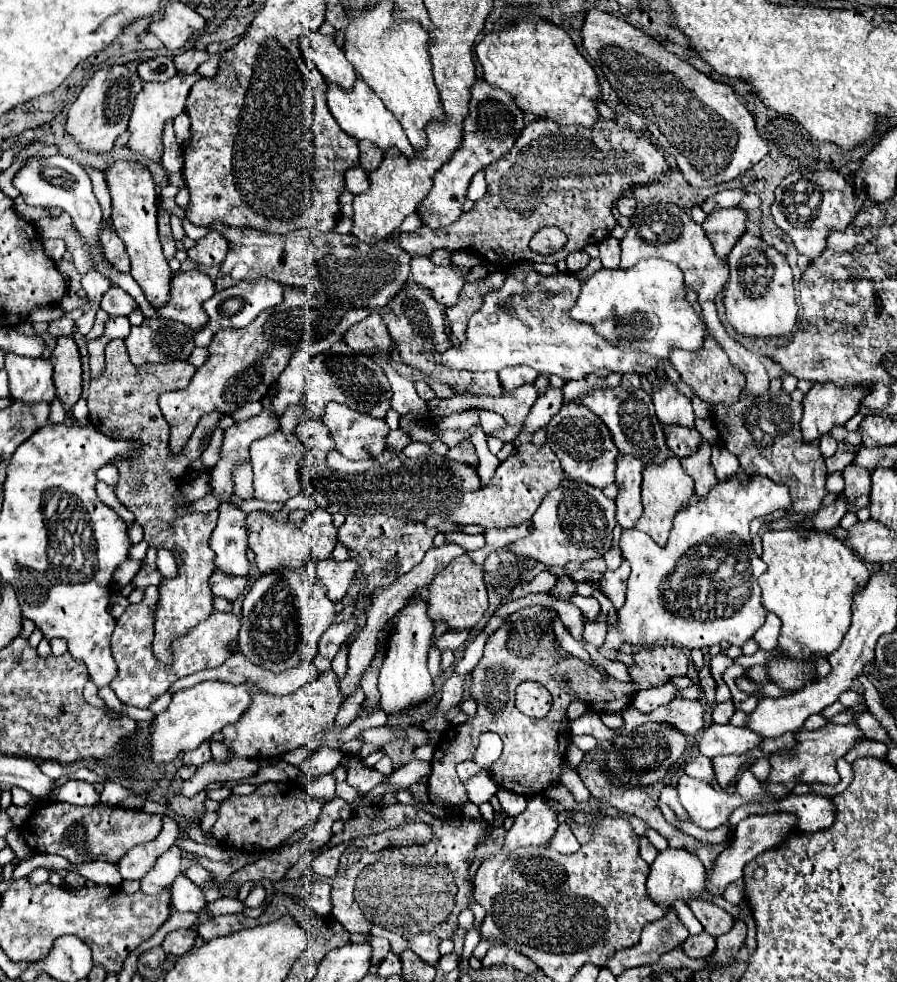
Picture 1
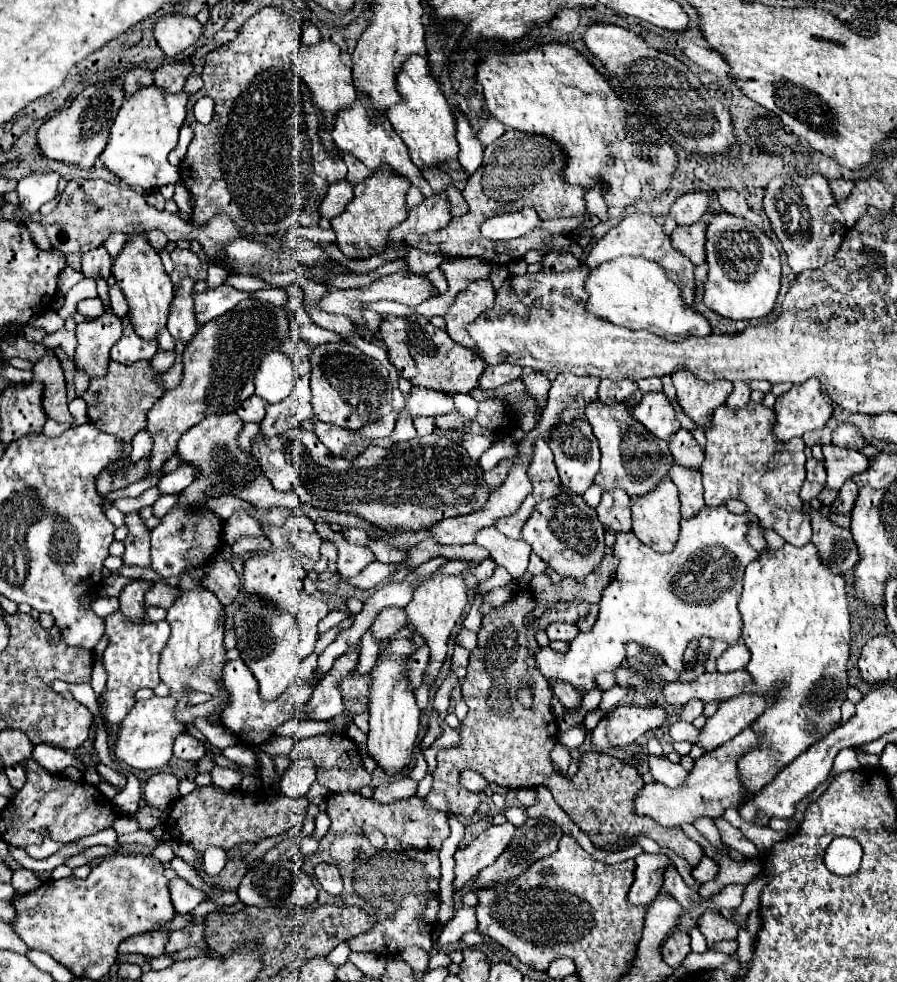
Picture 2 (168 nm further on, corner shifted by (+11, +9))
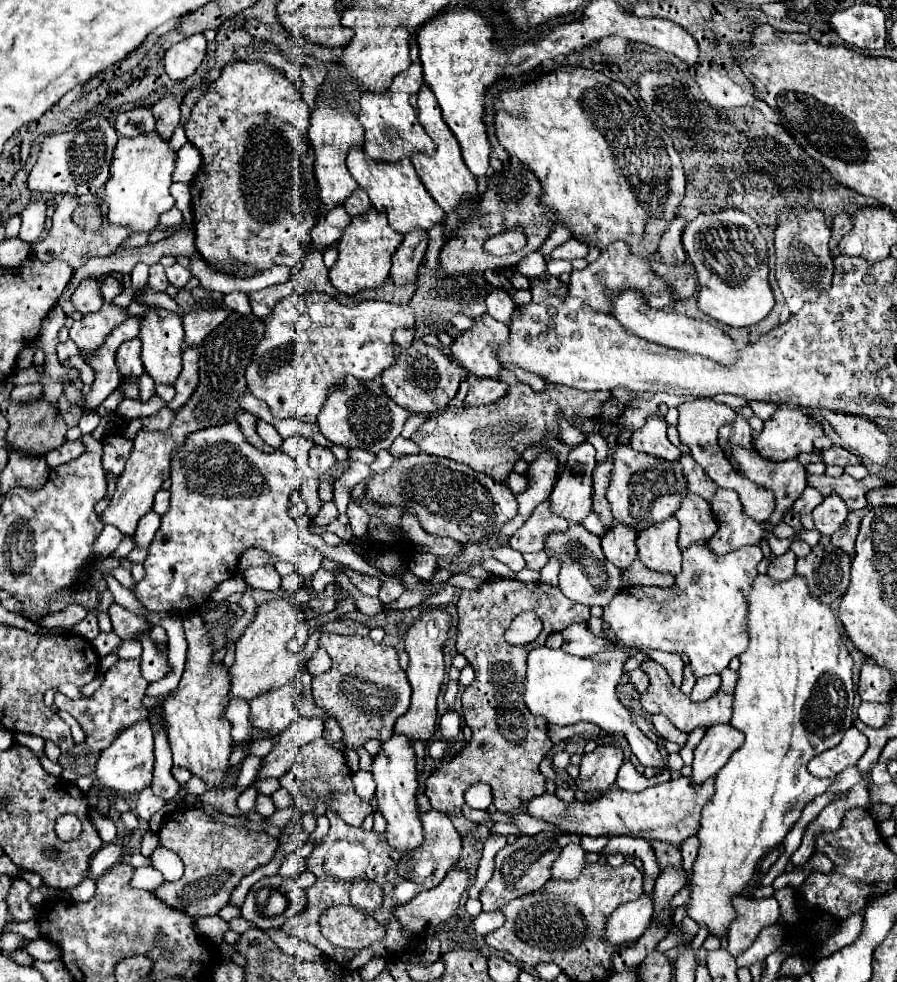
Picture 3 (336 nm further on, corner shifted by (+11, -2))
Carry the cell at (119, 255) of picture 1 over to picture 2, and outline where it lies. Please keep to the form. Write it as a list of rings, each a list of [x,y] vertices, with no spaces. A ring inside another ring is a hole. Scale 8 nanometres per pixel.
[[[104,246],[90,250],[86,254],[82,254],[82,272],[84,276],[102,276],[104,280],[110,278],[112,274],[112,256],[108,254],[108,250]]]

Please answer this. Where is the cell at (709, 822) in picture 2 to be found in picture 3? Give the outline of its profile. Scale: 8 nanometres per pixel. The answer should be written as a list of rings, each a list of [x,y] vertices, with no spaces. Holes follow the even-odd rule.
[[[736,897],[734,907],[738,911],[738,919],[728,931],[728,951],[732,957],[744,953],[754,943],[762,927],[778,923],[780,917],[780,905],[774,897],[758,900],[753,897]]]

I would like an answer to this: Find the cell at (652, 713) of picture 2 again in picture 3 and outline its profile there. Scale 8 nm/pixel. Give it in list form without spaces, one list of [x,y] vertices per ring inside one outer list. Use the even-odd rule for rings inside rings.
[[[600,745],[592,753],[582,757],[578,781],[574,779],[572,785],[582,789],[584,793],[600,793],[608,791],[618,775],[622,765],[622,749],[614,745]]]

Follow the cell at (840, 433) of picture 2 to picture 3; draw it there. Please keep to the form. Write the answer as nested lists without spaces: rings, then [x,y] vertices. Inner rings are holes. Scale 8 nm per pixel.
[[[830,447],[826,451],[820,451],[824,465],[838,465],[838,467],[846,467],[846,465],[856,465],[860,463],[860,459],[856,455],[852,455],[850,451],[842,449],[842,447]]]

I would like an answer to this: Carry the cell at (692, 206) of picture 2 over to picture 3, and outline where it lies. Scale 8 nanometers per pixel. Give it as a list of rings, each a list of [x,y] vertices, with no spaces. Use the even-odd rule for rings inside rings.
[[[674,219],[668,227],[668,231],[662,235],[660,239],[660,255],[662,255],[662,263],[664,265],[680,265],[686,261],[684,249],[682,249],[682,229],[684,229],[686,221],[684,219]]]

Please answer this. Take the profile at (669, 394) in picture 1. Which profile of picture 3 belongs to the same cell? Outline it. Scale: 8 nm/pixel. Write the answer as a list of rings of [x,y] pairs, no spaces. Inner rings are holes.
[[[656,413],[656,415],[648,417],[646,425],[632,435],[630,447],[634,451],[648,453],[648,455],[654,455],[654,457],[660,457],[666,461],[678,461],[682,453],[674,443],[668,441],[666,429],[668,429],[666,421]]]

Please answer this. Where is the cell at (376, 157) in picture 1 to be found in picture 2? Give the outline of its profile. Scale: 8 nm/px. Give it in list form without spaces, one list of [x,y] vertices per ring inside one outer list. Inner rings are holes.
[[[348,152],[344,154],[344,162],[346,162],[346,166],[348,166],[348,176],[346,176],[346,180],[350,182],[350,184],[358,184],[360,180],[364,180],[364,178],[368,178],[368,168],[364,168],[364,164],[360,164],[354,156],[348,156]]]

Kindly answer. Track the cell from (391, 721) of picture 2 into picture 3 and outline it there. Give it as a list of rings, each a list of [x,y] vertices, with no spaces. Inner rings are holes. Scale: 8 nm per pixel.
[[[392,735],[386,743],[382,743],[380,753],[374,757],[372,775],[376,781],[376,799],[378,811],[386,819],[386,841],[394,851],[412,851],[422,847],[424,843],[424,827],[420,823],[420,811],[416,803],[416,755],[412,743],[402,735]]]

